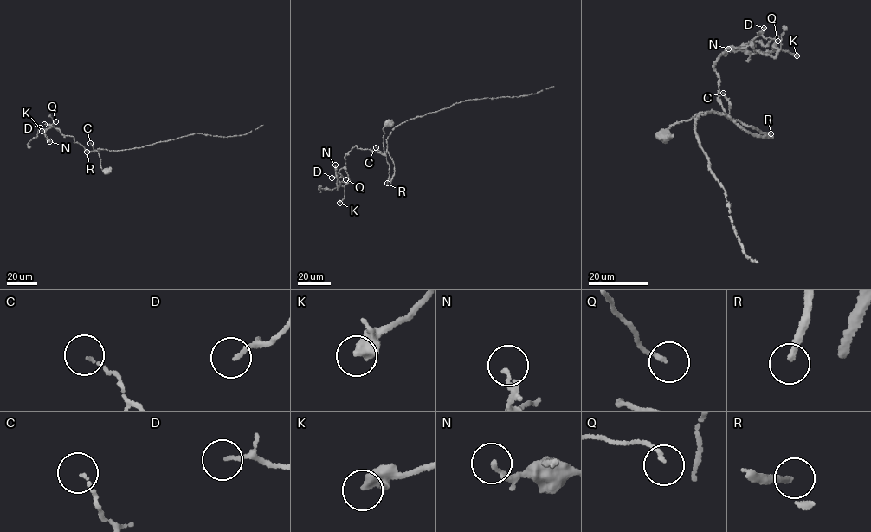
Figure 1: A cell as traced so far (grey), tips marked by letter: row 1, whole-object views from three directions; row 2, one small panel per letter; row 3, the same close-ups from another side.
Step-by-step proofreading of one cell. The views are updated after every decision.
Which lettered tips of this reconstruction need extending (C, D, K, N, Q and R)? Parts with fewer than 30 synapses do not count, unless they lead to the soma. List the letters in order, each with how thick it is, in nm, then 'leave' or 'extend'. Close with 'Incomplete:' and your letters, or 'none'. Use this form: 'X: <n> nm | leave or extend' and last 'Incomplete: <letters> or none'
C: 80 nm | leave
D: 130 nm | leave
K: 360 nm | leave
N: 110 nm | leave
Q: 130 nm | leave
R: 220 nm | extend
Incomplete: R

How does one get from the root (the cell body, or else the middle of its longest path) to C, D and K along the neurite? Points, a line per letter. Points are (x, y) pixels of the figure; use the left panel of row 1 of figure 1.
C: (106, 171), (101, 169), (99, 152), (90, 143)
D: (106, 171), (101, 168), (98, 151), (87, 151), (74, 142), (73, 137), (61, 134), (59, 129), (44, 124)
K: (106, 171), (101, 168), (98, 151), (87, 151), (57, 127), (41, 131)

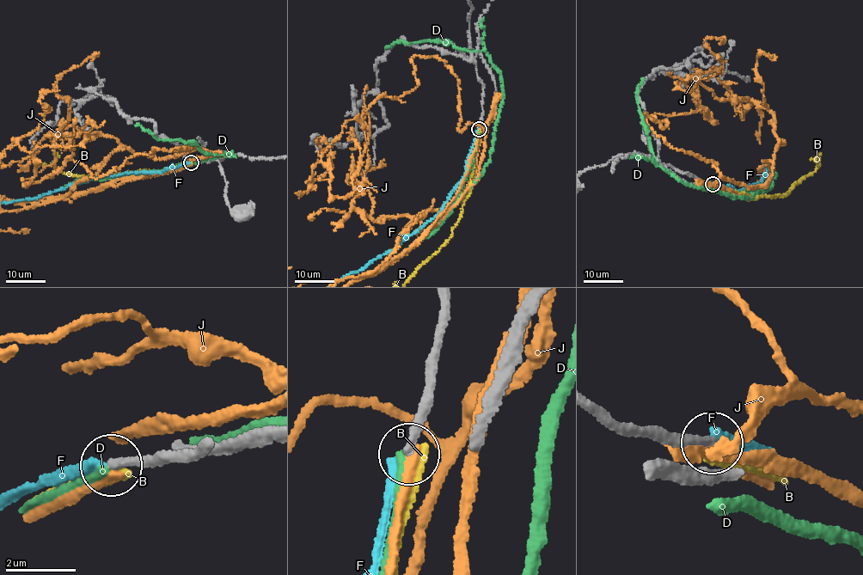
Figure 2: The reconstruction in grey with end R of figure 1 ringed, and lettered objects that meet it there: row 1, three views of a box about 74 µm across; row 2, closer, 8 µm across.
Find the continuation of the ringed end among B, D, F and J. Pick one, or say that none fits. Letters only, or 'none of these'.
none of these

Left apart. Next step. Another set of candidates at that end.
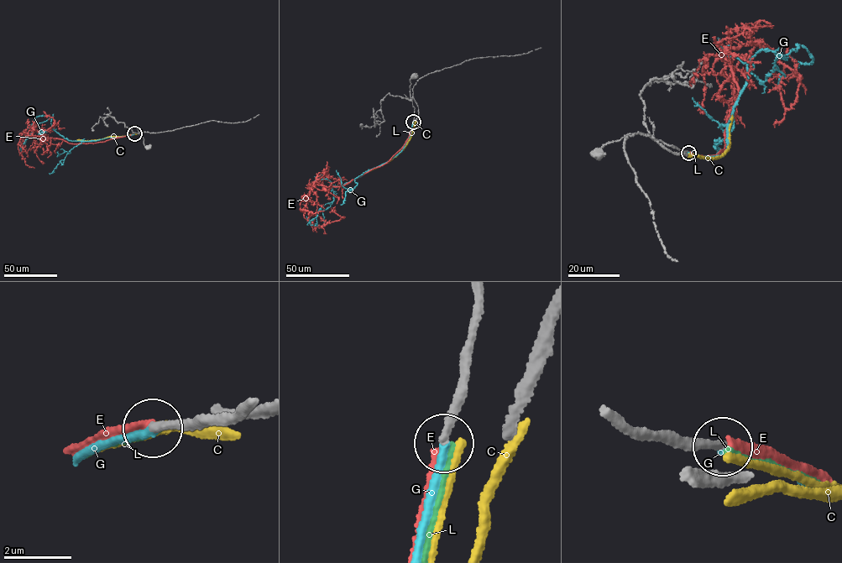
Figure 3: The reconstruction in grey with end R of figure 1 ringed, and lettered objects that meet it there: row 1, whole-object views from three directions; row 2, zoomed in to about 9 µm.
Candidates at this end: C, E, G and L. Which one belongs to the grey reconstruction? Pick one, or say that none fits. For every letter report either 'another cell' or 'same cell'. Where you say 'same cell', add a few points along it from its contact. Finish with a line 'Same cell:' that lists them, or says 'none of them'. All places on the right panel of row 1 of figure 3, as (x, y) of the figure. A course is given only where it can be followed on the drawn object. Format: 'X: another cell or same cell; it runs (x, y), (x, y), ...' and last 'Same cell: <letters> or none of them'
C: another cell
E: another cell
G: same cell; it runs (687, 152), (724, 154), (727, 125), (758, 51), (788, 54), (800, 44), (813, 61), (776, 53)
L: another cell
Same cell: G

